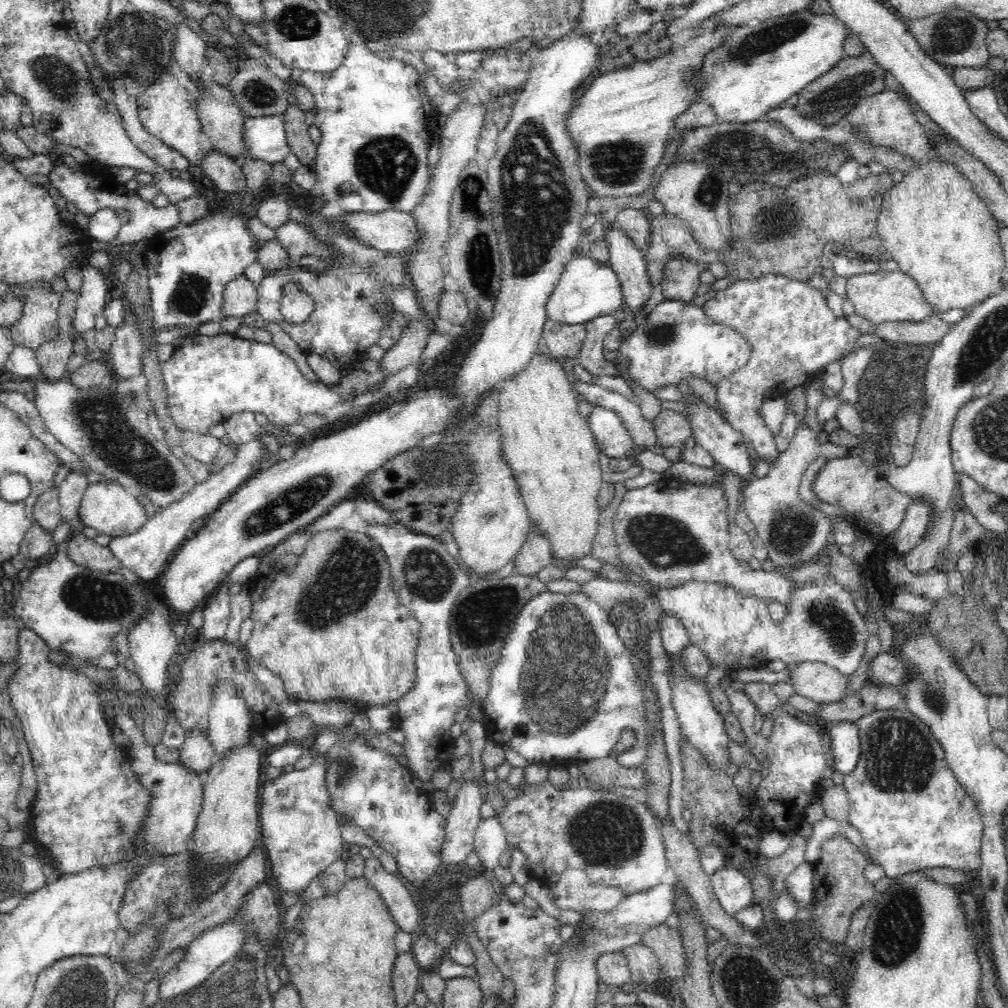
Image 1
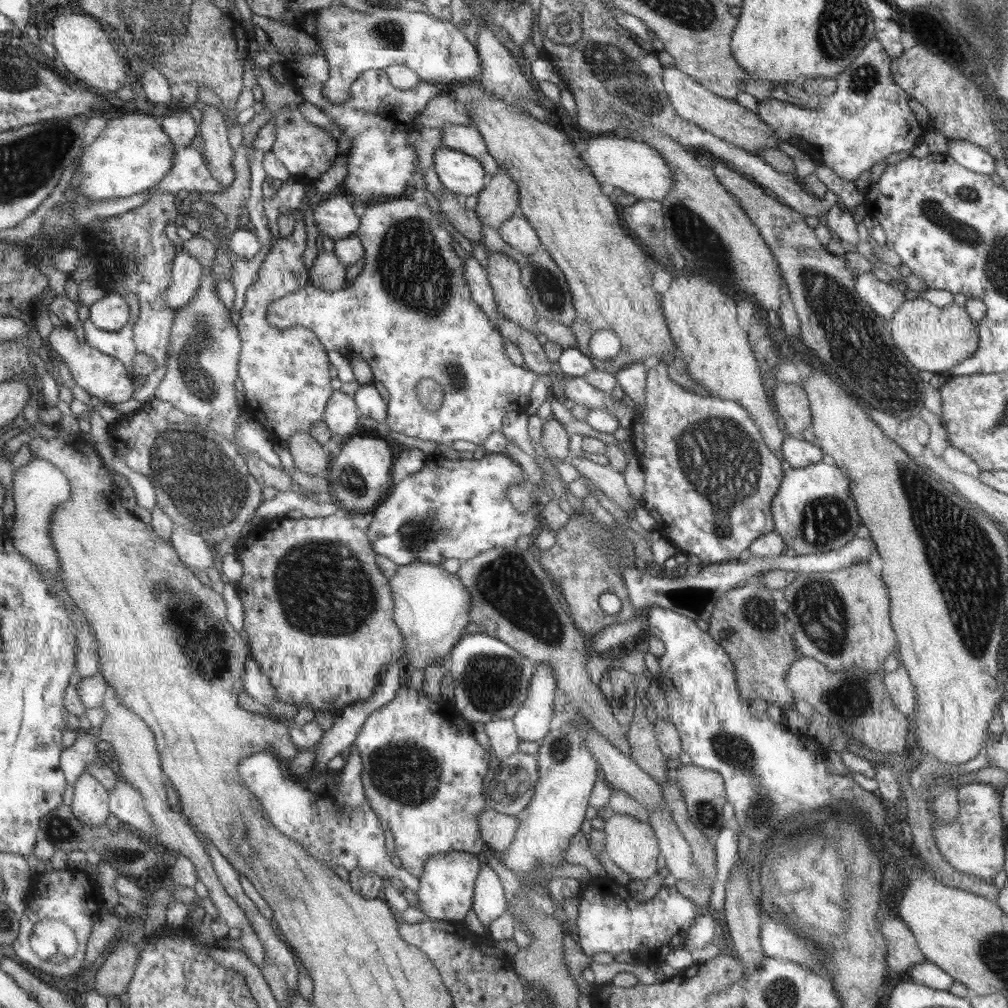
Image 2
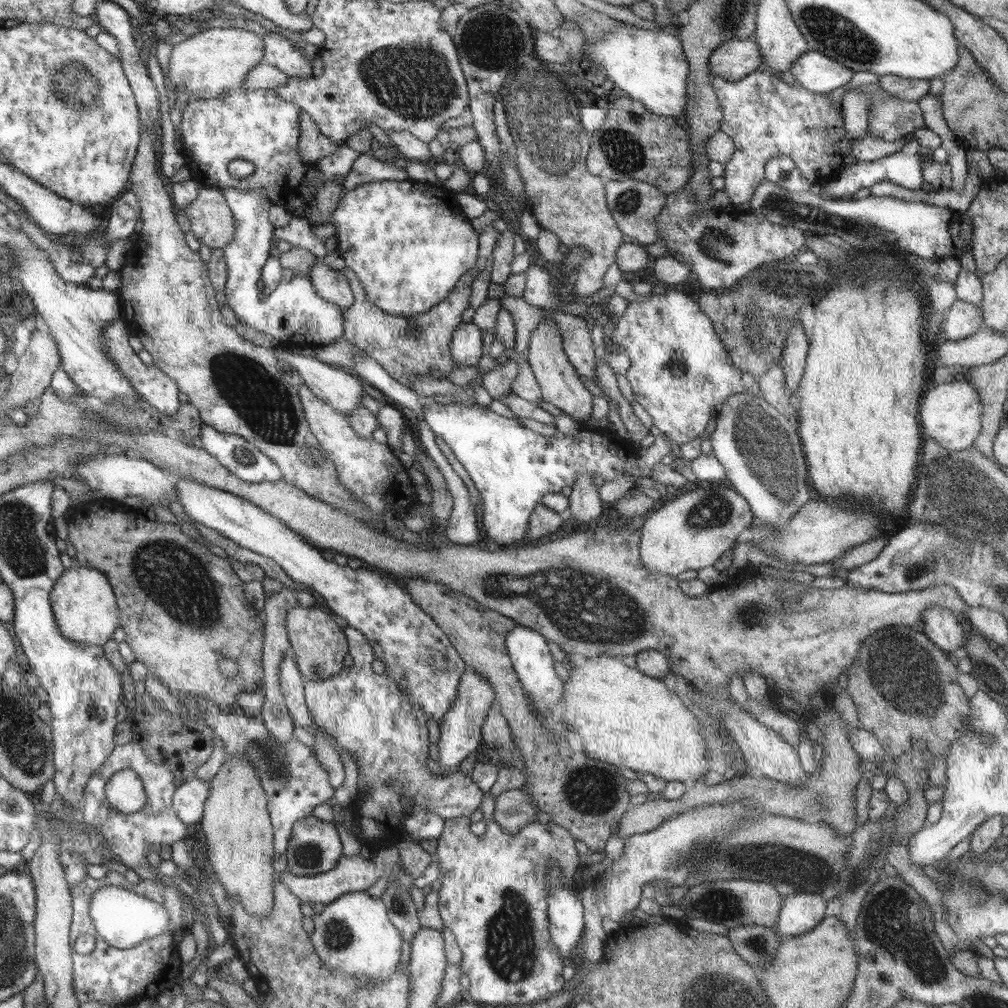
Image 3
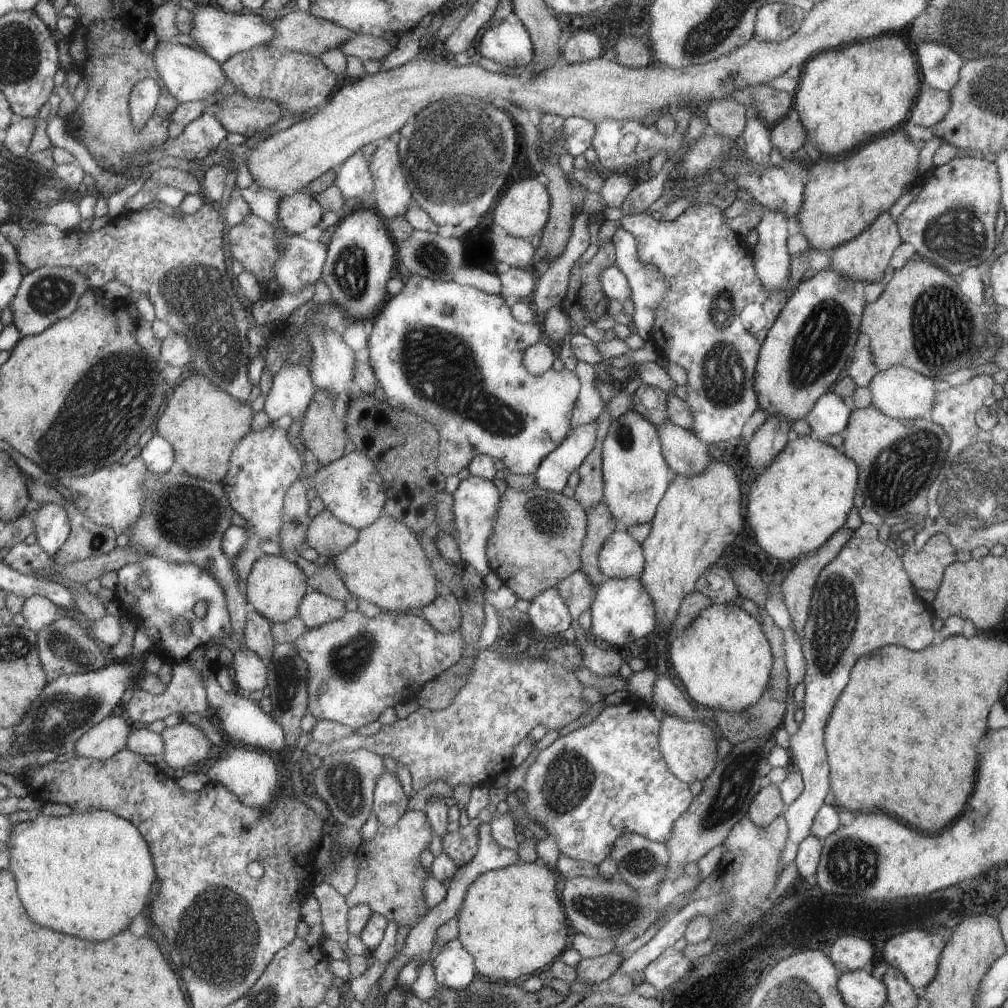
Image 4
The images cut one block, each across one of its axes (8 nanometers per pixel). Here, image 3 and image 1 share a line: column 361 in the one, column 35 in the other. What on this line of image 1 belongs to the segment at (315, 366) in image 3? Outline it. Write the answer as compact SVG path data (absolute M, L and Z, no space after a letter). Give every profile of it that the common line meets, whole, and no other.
M64 378L54 379L54 382L40 379L34 381L36 383L34 386L35 405L43 418L44 426L56 439L64 443L66 447L70 447L70 450L88 464L90 470L110 478L114 483L131 490L134 495L137 493L146 495L146 498L158 508L164 508L173 501L184 498L195 488L196 481L193 480L183 461L172 455L166 443L159 440L148 420L148 411L136 401L132 390L127 392L114 390L113 392L110 390L110 385L106 384L78 389L74 383Z

